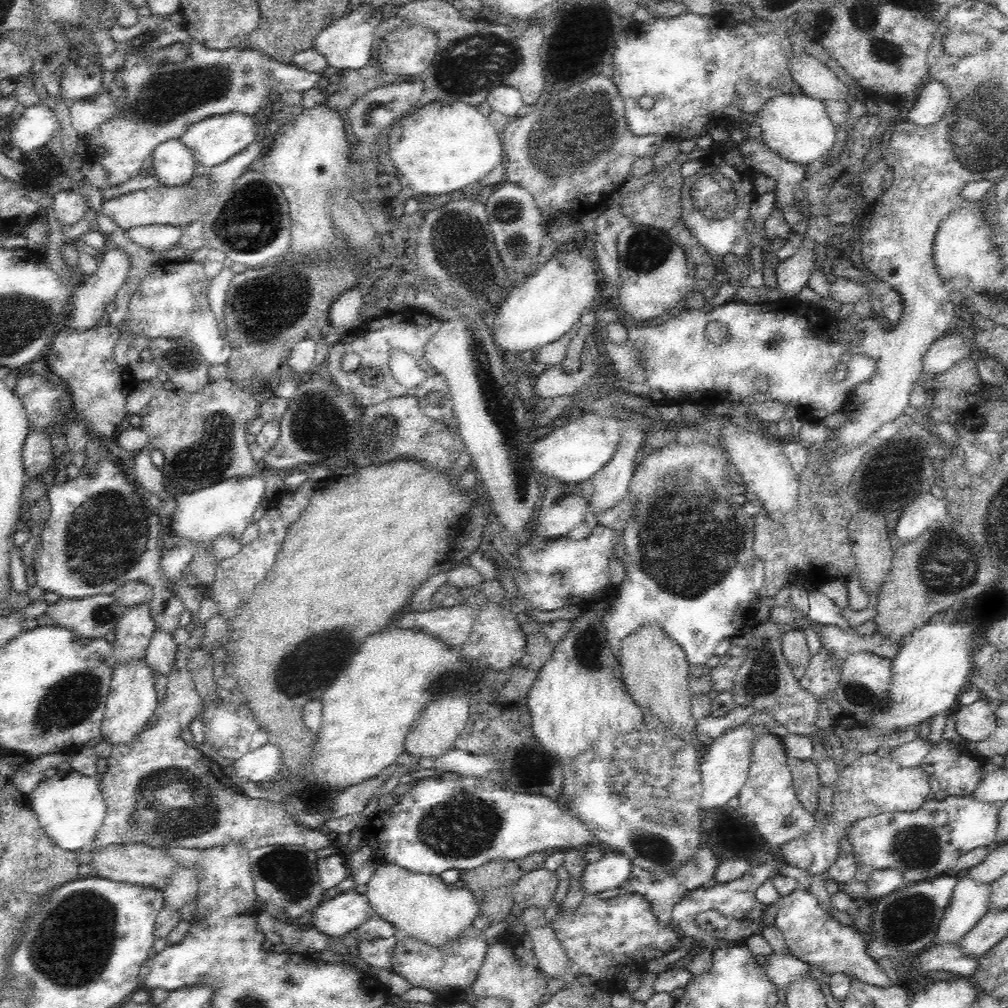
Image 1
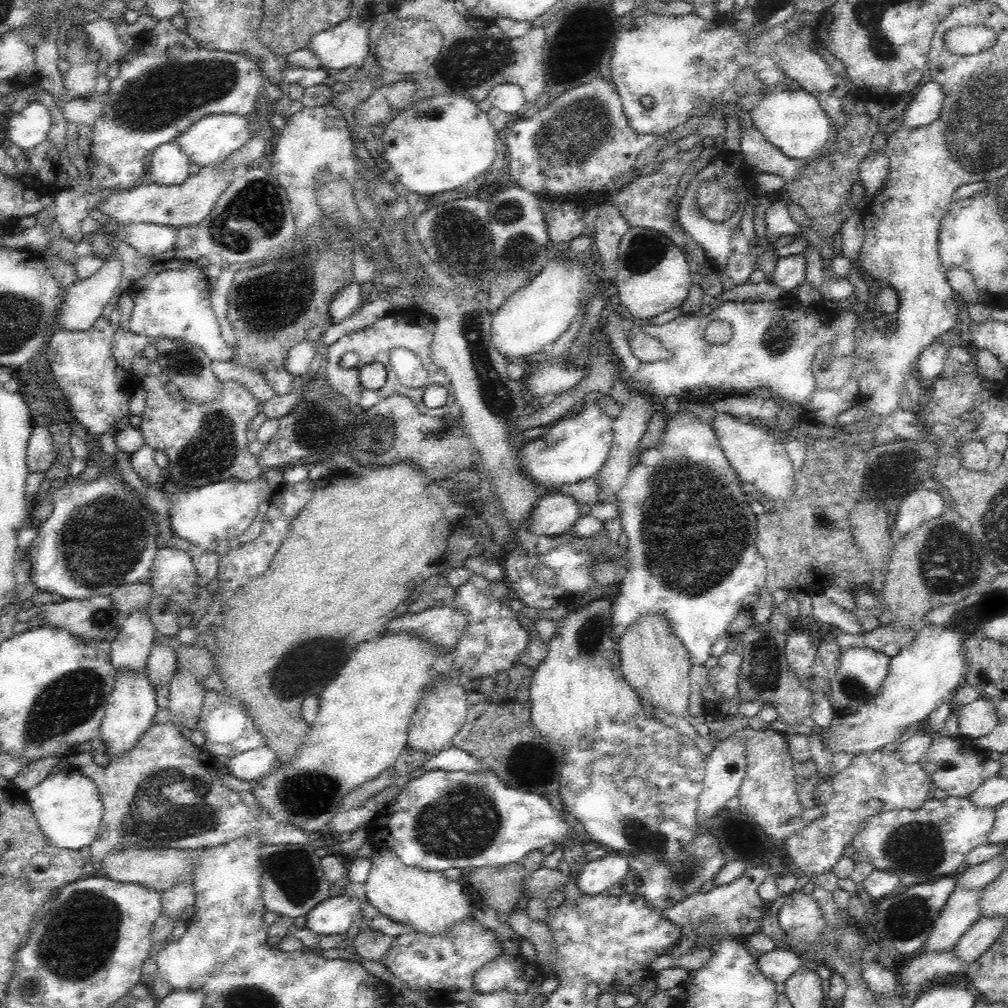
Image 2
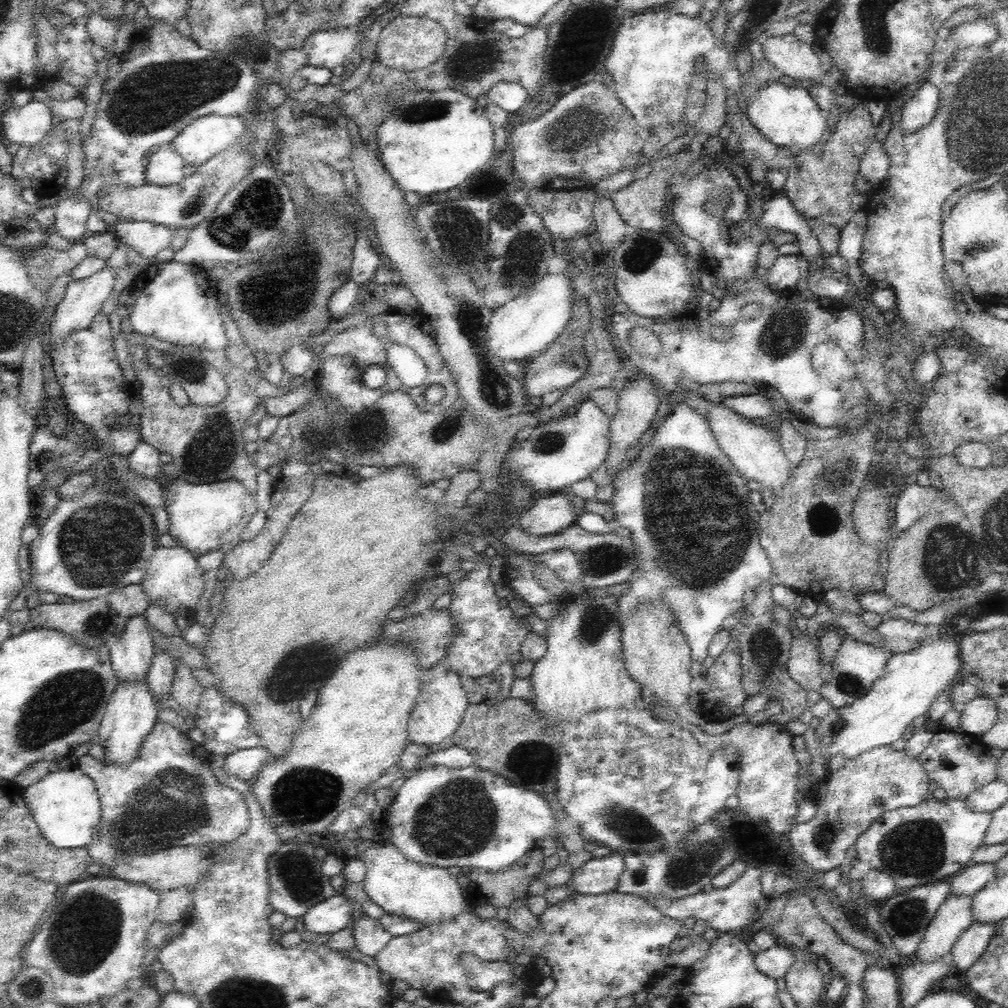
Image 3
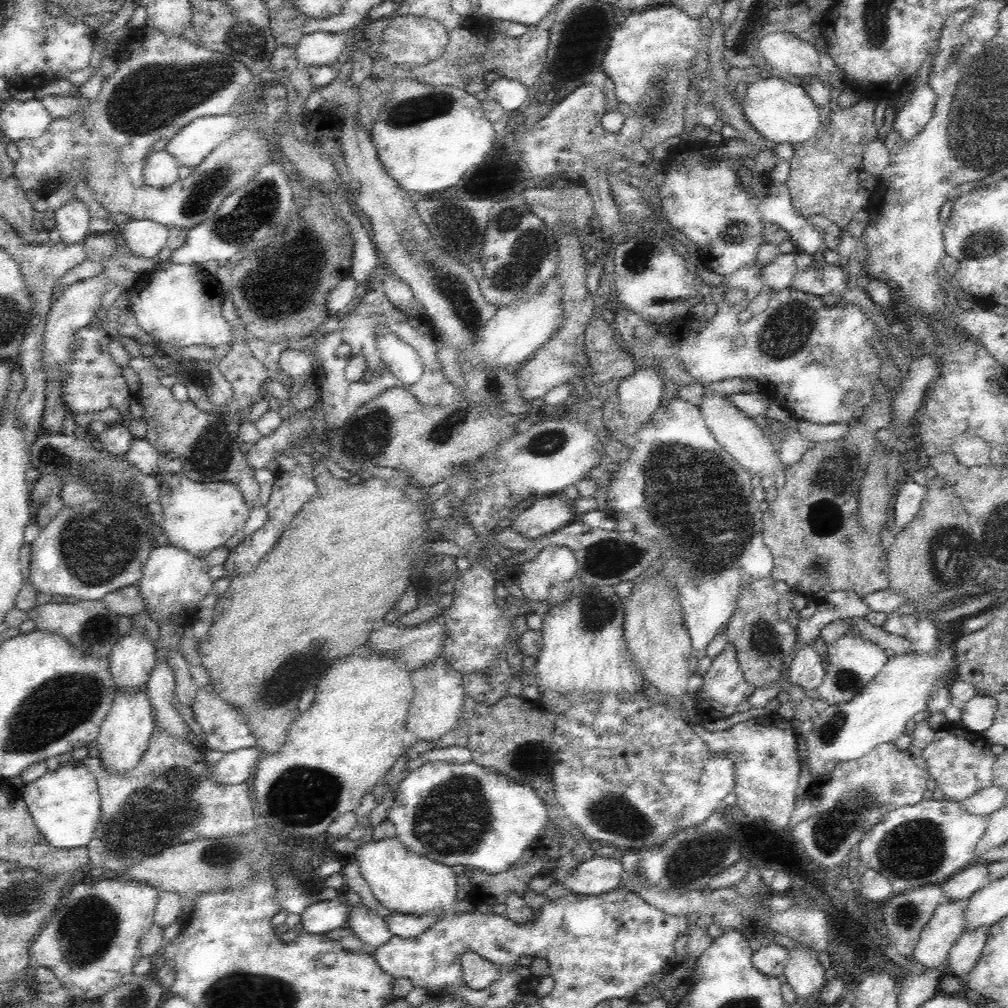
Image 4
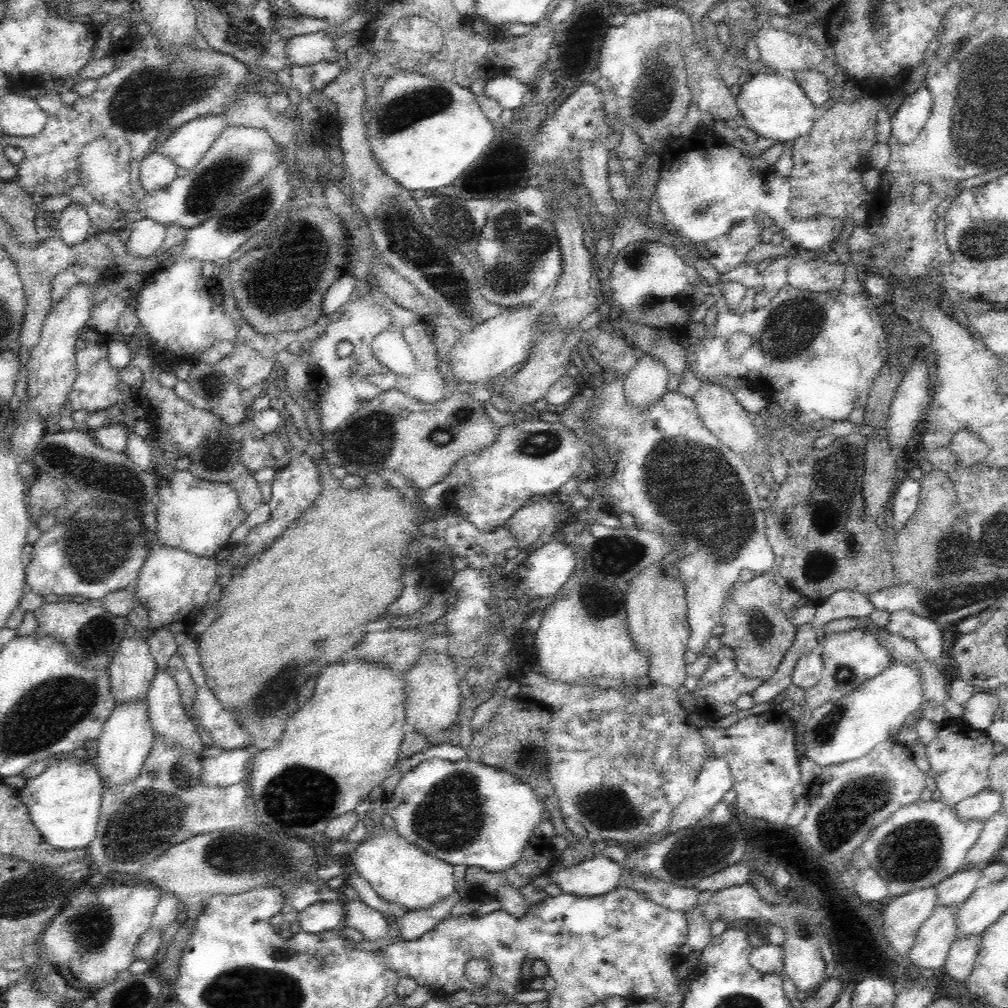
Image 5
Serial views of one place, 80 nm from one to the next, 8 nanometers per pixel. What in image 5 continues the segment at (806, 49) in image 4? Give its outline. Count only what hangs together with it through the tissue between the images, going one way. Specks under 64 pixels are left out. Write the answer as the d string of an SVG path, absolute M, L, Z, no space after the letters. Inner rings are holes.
M765 26L753 37L759 49L759 60L777 73L824 66L822 49L806 36L788 33L787 29Z

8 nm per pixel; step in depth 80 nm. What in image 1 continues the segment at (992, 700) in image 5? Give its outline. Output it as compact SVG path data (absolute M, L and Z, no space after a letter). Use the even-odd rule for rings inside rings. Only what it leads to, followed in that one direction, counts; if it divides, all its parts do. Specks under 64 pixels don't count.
M981 698L970 705L955 708L956 731L966 742L978 742L988 738L997 726L996 714Z

